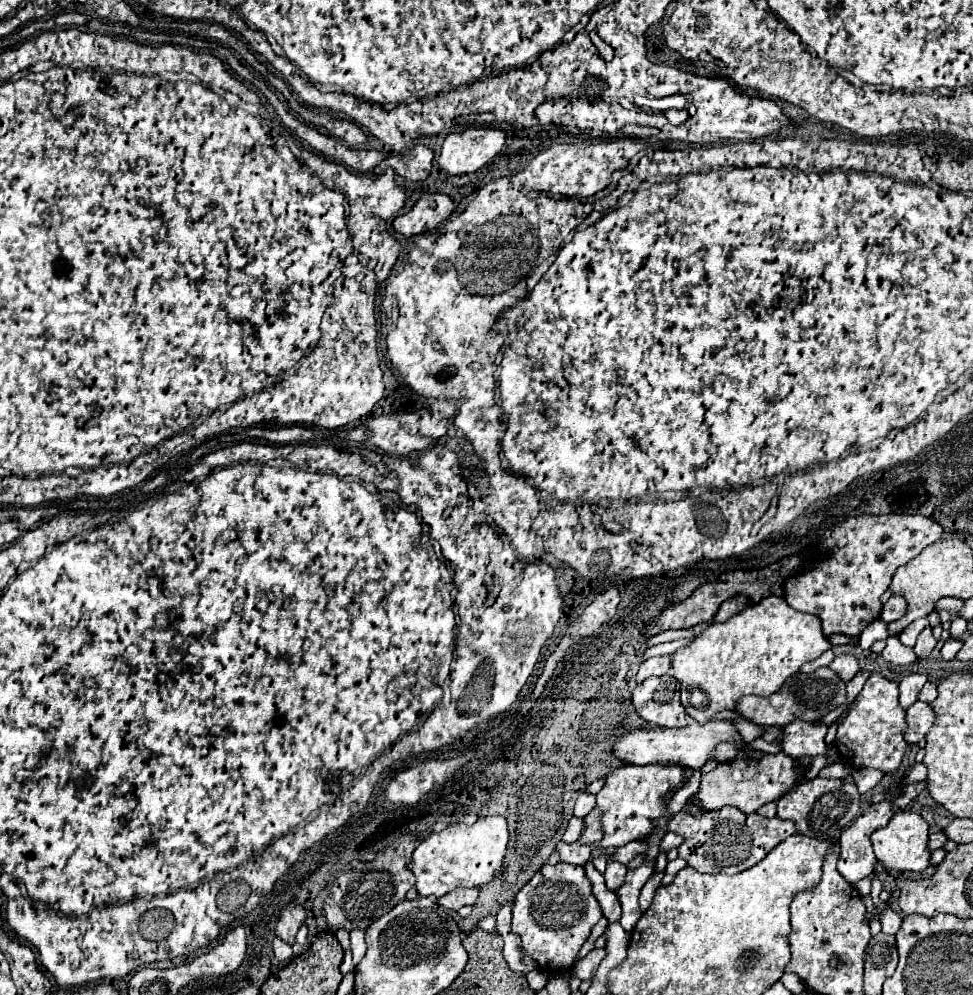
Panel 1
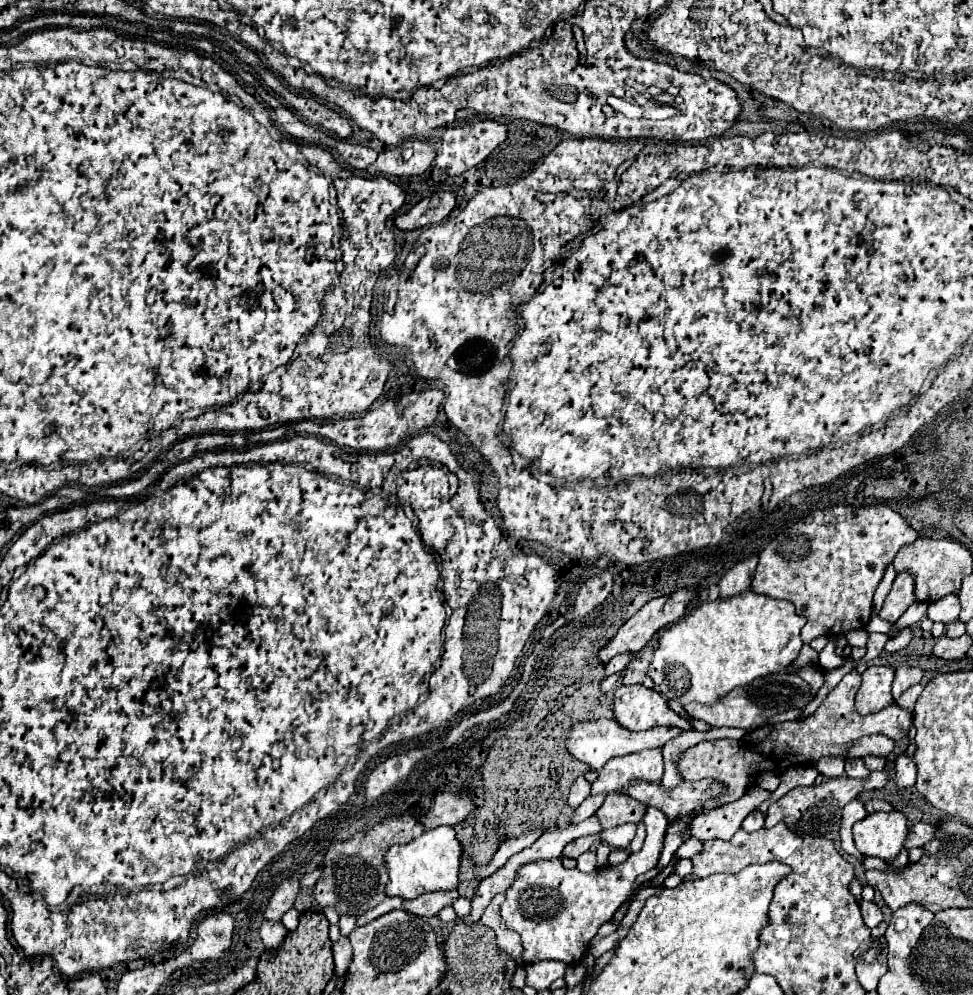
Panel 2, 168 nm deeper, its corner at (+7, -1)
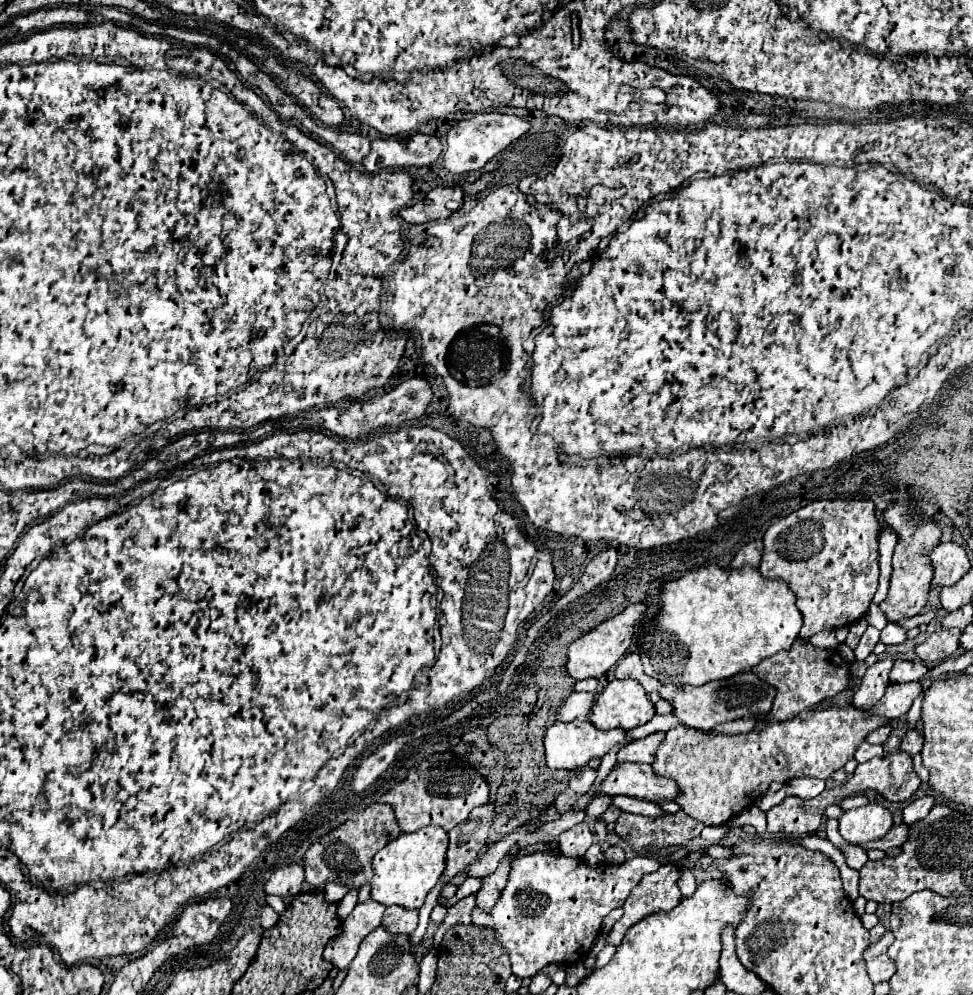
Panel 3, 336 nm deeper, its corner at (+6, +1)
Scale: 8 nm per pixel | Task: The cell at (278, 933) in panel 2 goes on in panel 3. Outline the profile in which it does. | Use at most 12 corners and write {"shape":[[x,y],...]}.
{"shape":[[271,906],[261,914],[261,928],[279,924],[279,914]]}

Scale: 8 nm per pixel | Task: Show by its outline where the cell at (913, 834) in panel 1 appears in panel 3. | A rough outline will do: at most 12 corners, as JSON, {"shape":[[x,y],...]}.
{"shape":[[881,804],[853,808],[839,818],[851,844],[881,840],[893,814]]}

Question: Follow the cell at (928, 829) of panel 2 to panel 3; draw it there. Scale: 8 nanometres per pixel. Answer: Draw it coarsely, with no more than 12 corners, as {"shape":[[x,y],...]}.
{"shape":[[907,824],[893,826],[883,840],[861,844],[871,848],[891,850],[903,846],[909,838]]}

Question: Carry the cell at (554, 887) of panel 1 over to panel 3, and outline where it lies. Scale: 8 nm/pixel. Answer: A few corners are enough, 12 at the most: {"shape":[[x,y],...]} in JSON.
{"shape":[[535,852],[491,912],[513,974],[587,956],[601,920],[661,864]]}

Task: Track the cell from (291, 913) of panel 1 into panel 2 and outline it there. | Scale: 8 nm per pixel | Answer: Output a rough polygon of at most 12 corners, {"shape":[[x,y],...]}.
{"shape":[[284,880],[270,896],[266,918],[280,922],[292,908],[300,882]]}

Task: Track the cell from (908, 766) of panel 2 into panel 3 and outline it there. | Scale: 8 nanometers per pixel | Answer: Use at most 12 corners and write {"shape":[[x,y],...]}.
{"shape":[[907,730],[901,750],[911,758],[921,752],[923,738],[917,730]]}

